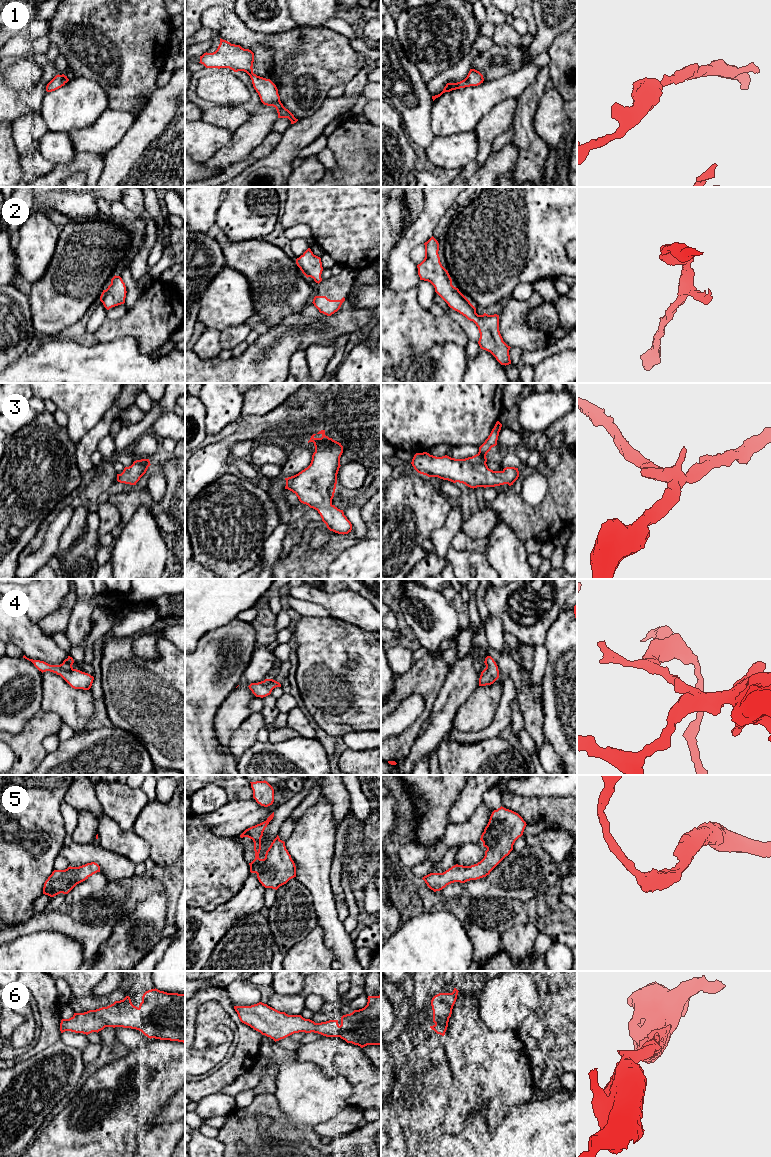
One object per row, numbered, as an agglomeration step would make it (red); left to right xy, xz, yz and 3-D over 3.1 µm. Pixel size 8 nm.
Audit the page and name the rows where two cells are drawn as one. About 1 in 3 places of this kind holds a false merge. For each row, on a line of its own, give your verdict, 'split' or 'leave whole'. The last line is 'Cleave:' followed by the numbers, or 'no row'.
1: leave whole
2: leave whole
3: leave whole
4: leave whole
5: leave whole
6: leave whole
Cleave: no row

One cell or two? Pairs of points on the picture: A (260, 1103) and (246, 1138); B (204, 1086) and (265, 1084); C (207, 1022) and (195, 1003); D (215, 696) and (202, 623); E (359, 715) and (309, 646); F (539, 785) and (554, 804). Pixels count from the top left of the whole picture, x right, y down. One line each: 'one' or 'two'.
A: one
B: two
C: two
D: two
E: one
F: two

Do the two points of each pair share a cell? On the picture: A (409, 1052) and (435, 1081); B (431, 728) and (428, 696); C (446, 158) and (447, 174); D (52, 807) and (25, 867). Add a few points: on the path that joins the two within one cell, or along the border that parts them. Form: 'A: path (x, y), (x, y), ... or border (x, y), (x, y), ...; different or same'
A: border (414, 1055), (407, 1066); different
B: border (439, 691), (432, 711), (420, 729), (419, 734); different
C: border (428, 165), (461, 169); different
D: path (52, 824), (52, 848), (42, 857); same

